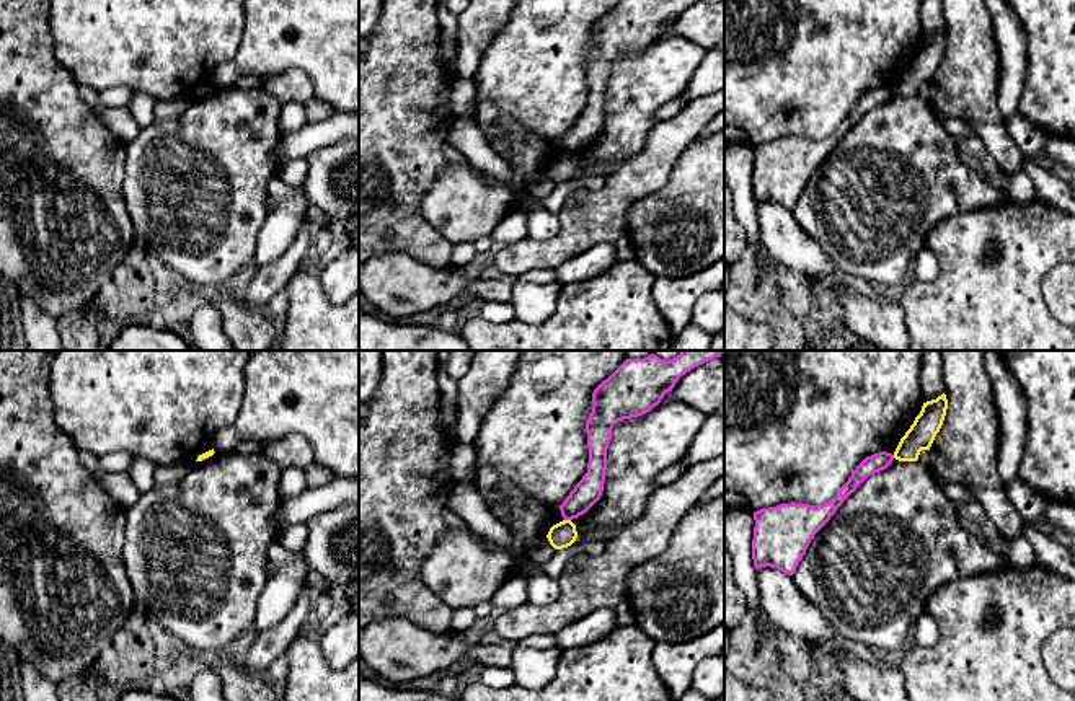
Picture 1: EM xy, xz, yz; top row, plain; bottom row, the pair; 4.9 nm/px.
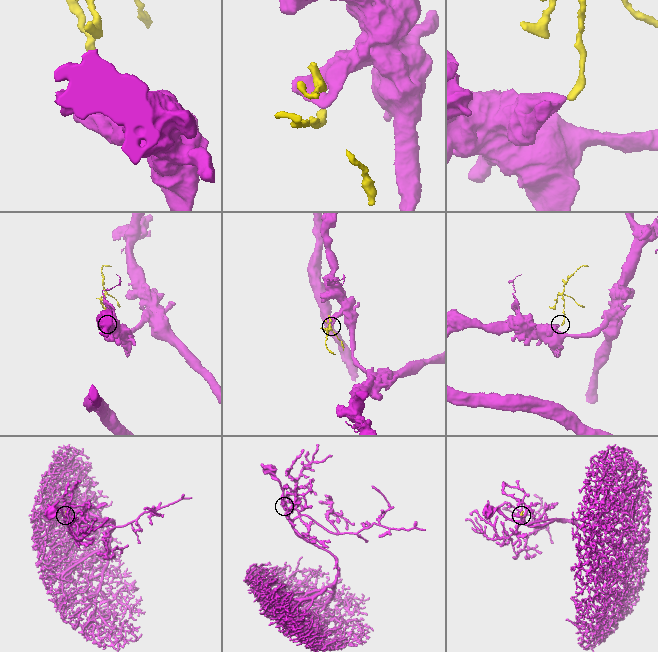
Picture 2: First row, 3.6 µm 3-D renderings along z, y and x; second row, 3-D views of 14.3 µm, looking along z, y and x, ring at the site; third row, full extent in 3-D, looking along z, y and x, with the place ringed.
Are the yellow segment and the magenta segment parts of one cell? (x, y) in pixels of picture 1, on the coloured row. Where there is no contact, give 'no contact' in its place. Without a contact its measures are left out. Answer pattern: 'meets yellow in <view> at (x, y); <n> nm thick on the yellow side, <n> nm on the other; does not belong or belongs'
meets yellow in xz at (568, 520); 130 nm thick on the yellow side, 140 nm on the other; does not belong

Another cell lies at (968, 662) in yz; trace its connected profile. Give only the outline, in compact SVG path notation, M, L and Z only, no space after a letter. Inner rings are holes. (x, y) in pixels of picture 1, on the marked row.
M1039 564L1028 569L1006 566L1000 571L959 577L941 585L927 602L940 628L930 647L905 647L891 657L904 675L909 701L1075 701L1075 691L1060 688L1042 662L1042 644L1059 629L1075 629L1075 579L1051 572Z

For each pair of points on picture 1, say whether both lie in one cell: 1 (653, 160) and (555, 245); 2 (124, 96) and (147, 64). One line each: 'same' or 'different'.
1: same
2: different

